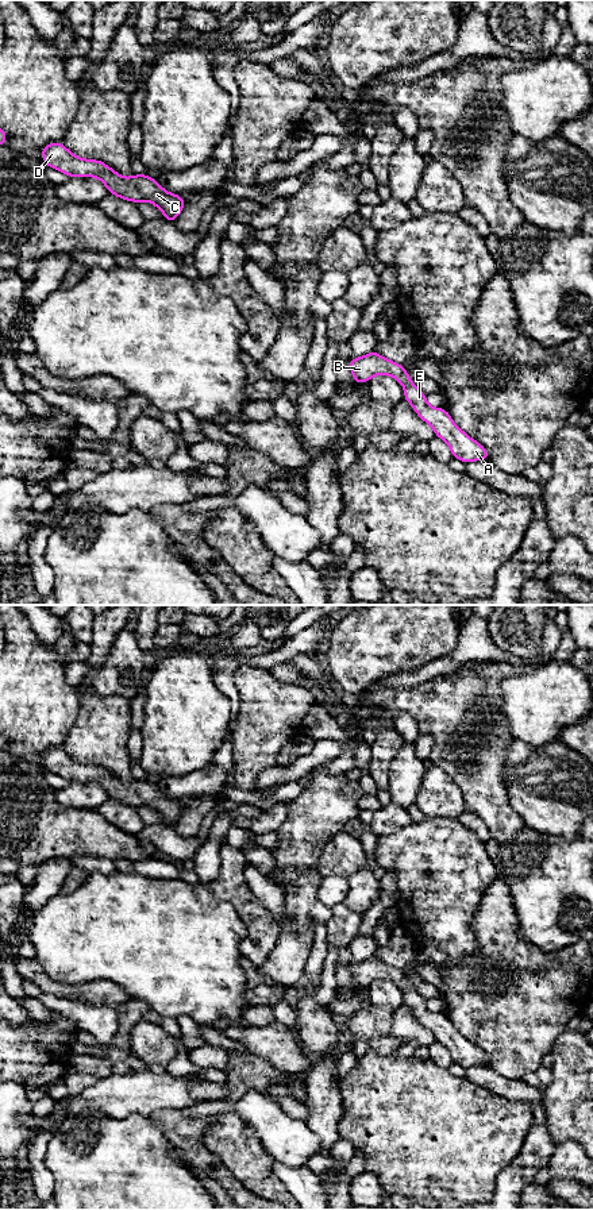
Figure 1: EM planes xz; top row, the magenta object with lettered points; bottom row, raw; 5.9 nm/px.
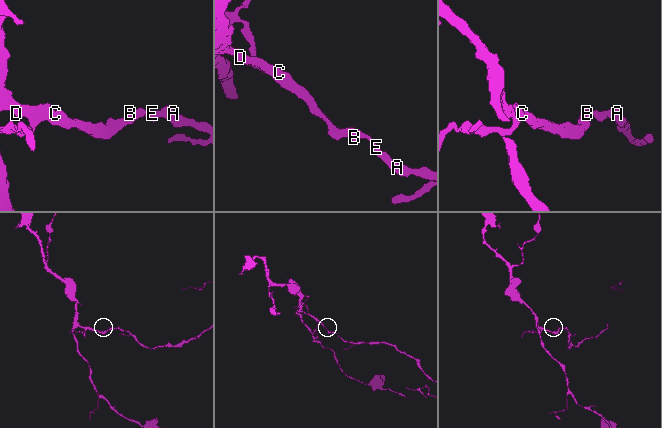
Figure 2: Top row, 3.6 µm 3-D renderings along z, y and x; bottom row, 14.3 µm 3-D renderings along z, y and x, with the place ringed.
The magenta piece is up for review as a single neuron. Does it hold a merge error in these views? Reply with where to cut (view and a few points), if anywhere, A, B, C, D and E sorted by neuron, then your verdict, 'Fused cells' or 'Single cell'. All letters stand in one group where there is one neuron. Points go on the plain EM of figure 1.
No split. Groups: A B C D E. Single cell

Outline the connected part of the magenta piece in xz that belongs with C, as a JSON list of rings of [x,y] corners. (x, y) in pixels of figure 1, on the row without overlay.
[[[62,747],[49,748],[41,756],[47,772],[54,772],[68,782],[96,782],[113,801],[131,808],[149,806],[154,809],[170,828],[174,828],[178,818],[186,813],[184,801],[166,797],[157,785],[147,779],[123,782],[101,766],[76,762]]]

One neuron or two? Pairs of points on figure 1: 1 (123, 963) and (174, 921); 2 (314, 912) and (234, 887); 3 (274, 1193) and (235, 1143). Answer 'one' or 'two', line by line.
1: one
2: two
3: one

